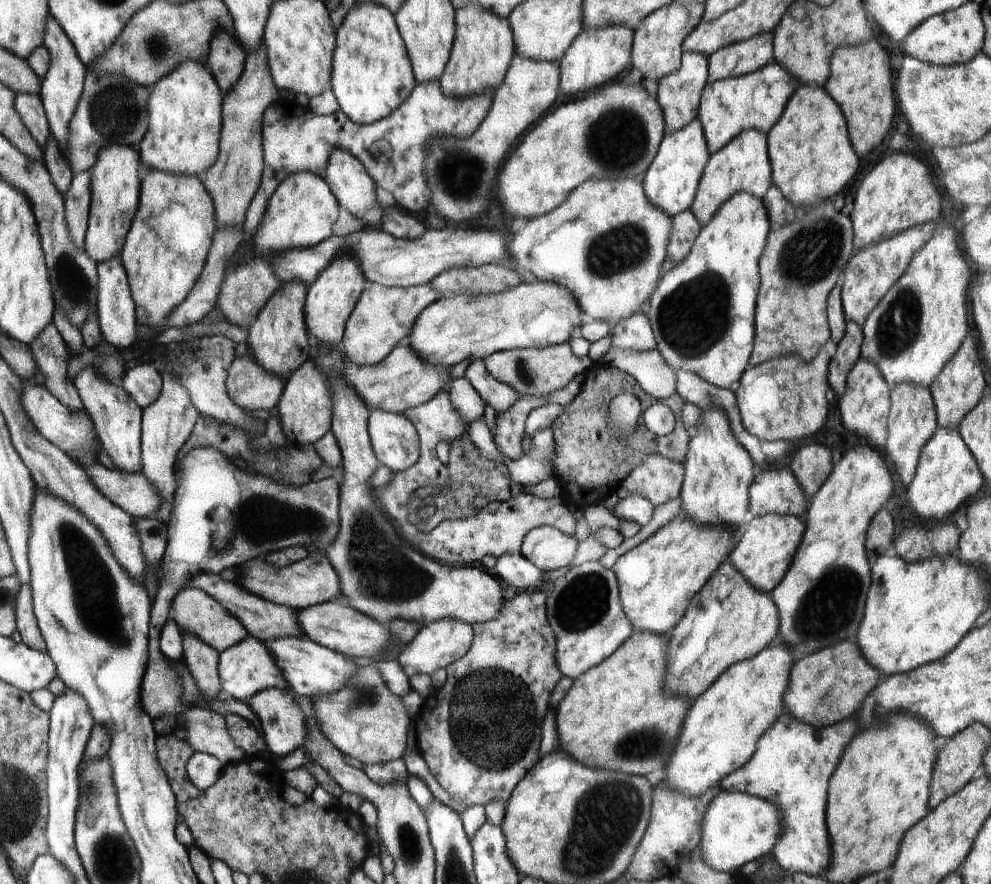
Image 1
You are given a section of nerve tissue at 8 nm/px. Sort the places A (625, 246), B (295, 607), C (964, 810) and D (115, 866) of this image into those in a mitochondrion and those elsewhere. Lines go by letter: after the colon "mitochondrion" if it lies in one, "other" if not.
A: mitochondrion
B: other
C: other
D: mitochondrion

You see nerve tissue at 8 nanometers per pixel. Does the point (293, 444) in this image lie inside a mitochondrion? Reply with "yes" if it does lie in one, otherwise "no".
no

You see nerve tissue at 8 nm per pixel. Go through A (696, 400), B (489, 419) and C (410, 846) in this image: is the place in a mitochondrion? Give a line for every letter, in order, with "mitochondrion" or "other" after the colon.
A: other
B: other
C: mitochondrion

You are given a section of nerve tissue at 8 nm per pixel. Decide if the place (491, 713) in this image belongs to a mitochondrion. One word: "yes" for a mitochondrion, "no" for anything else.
yes

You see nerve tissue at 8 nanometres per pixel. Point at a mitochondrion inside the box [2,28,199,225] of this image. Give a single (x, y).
(116, 110)

